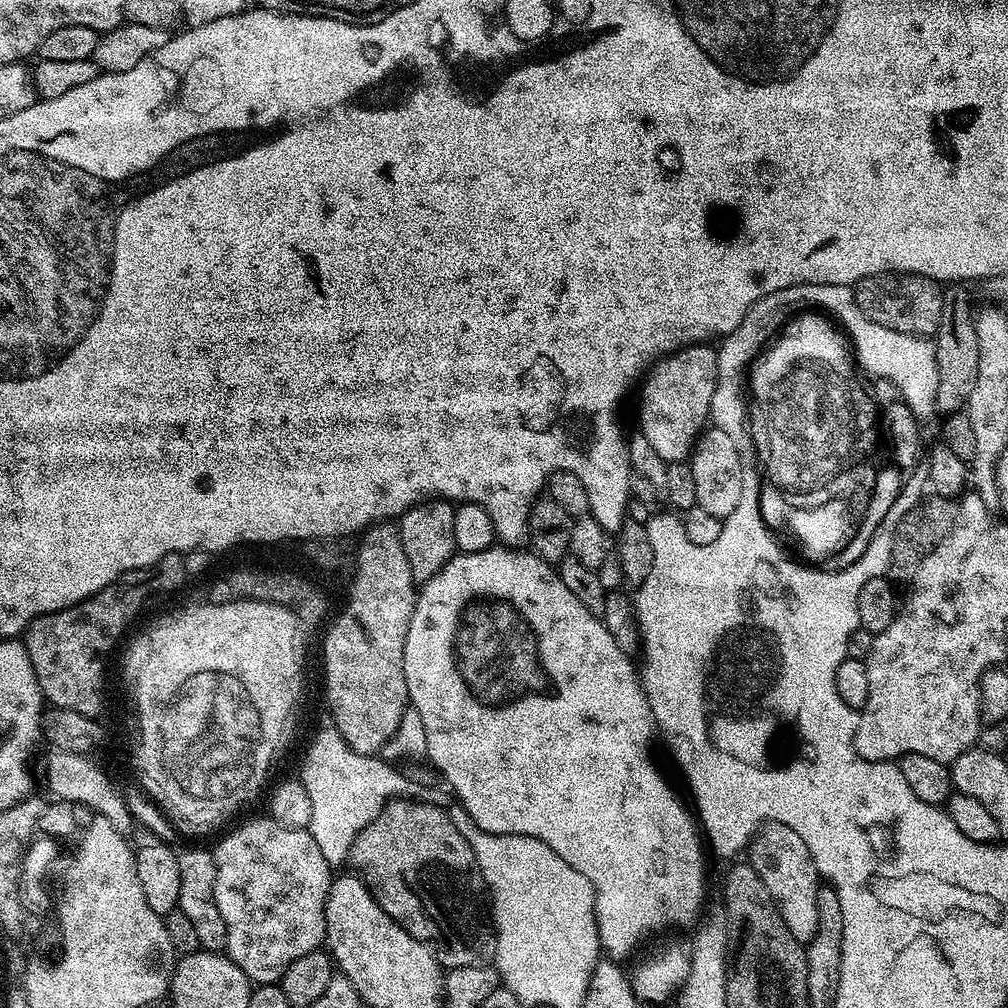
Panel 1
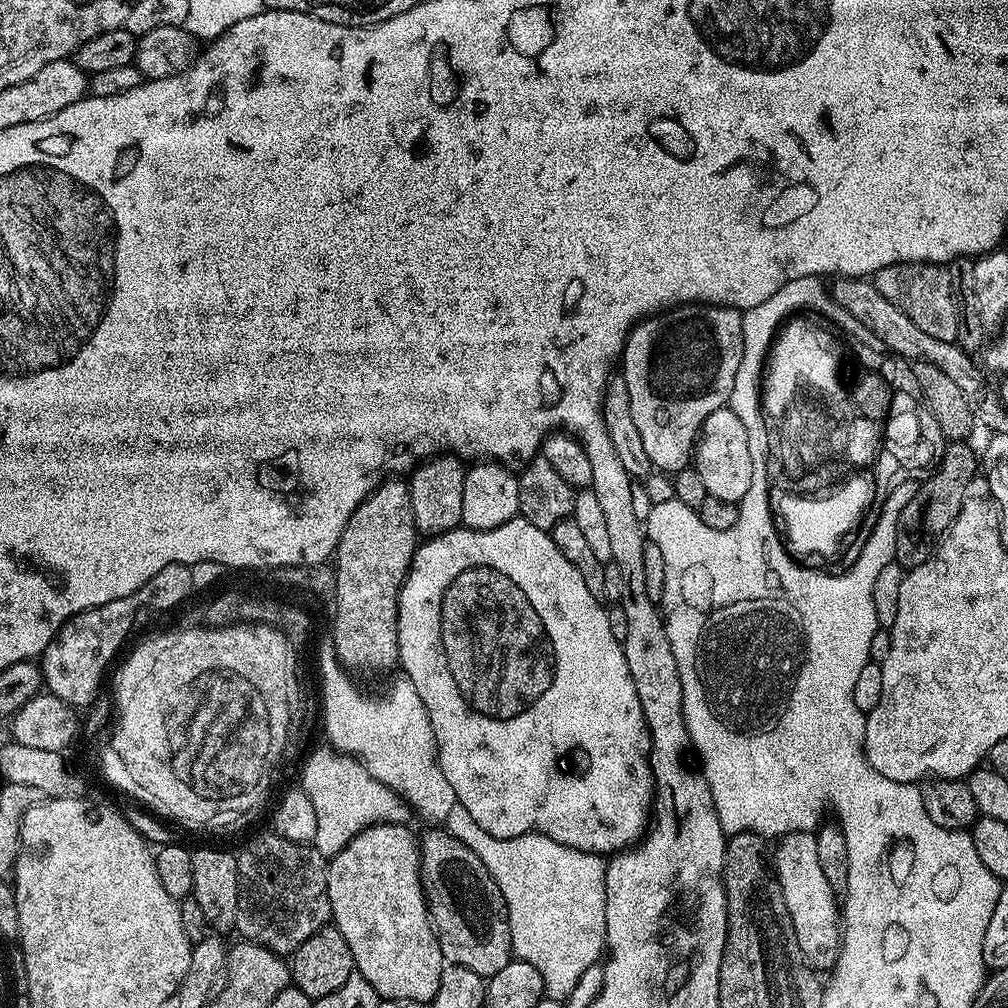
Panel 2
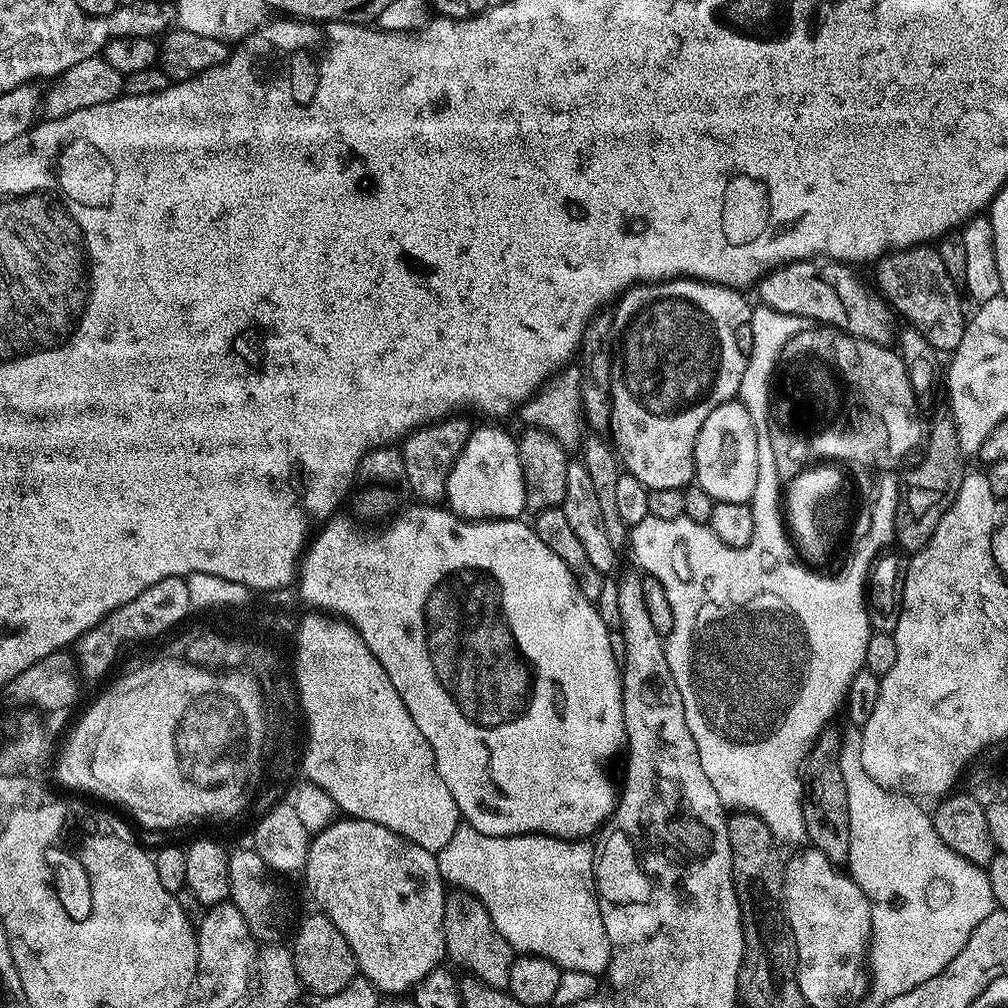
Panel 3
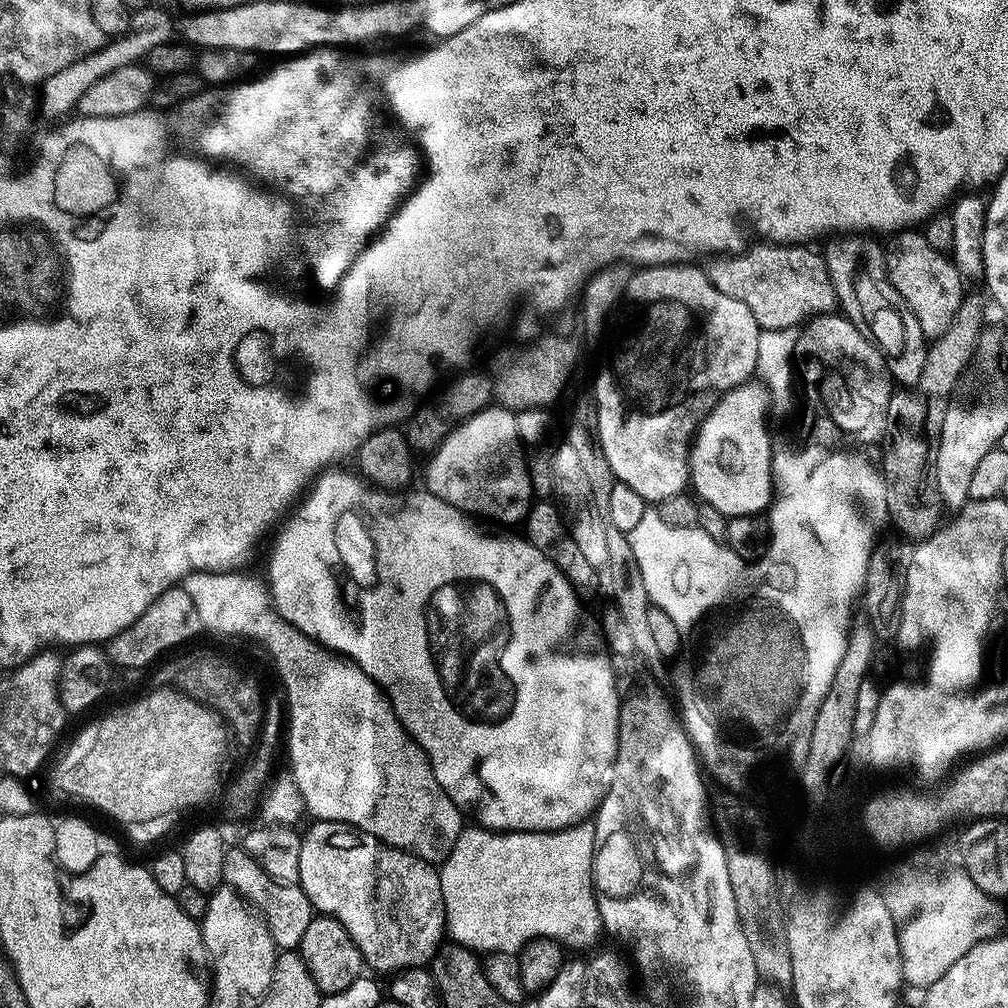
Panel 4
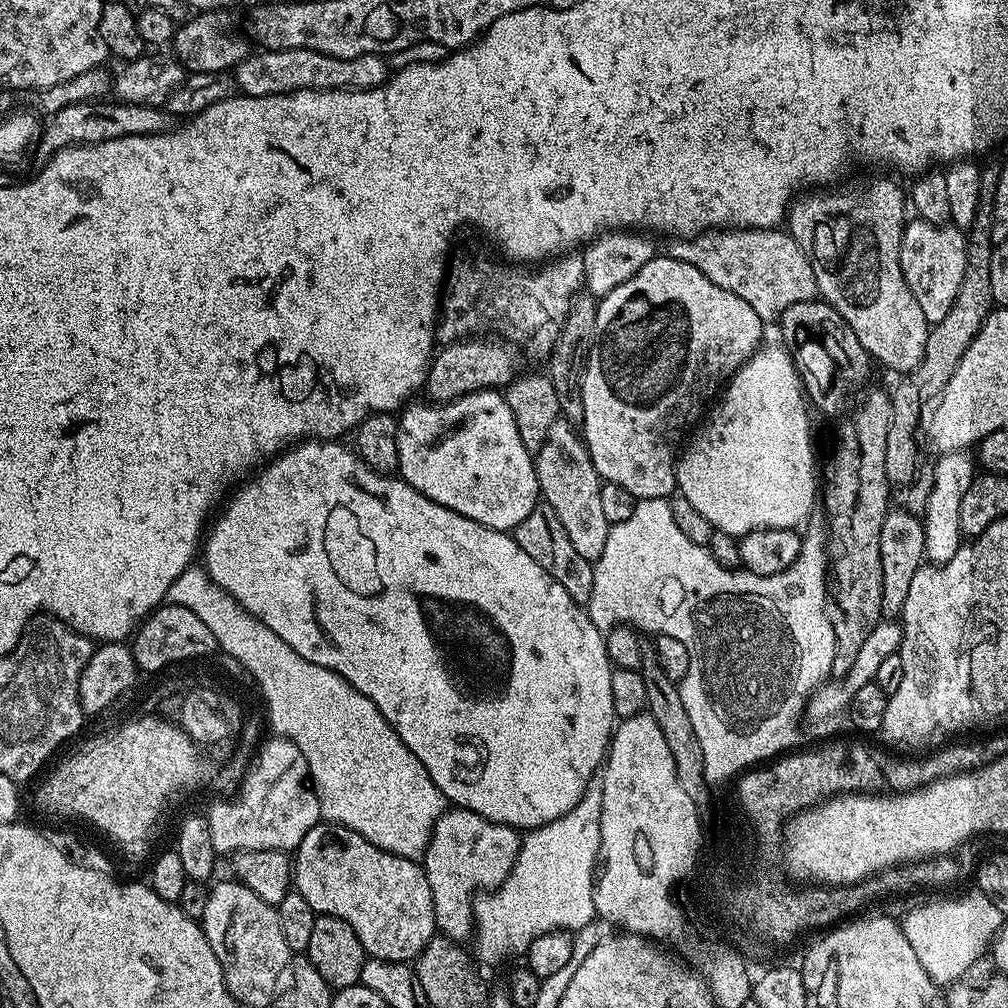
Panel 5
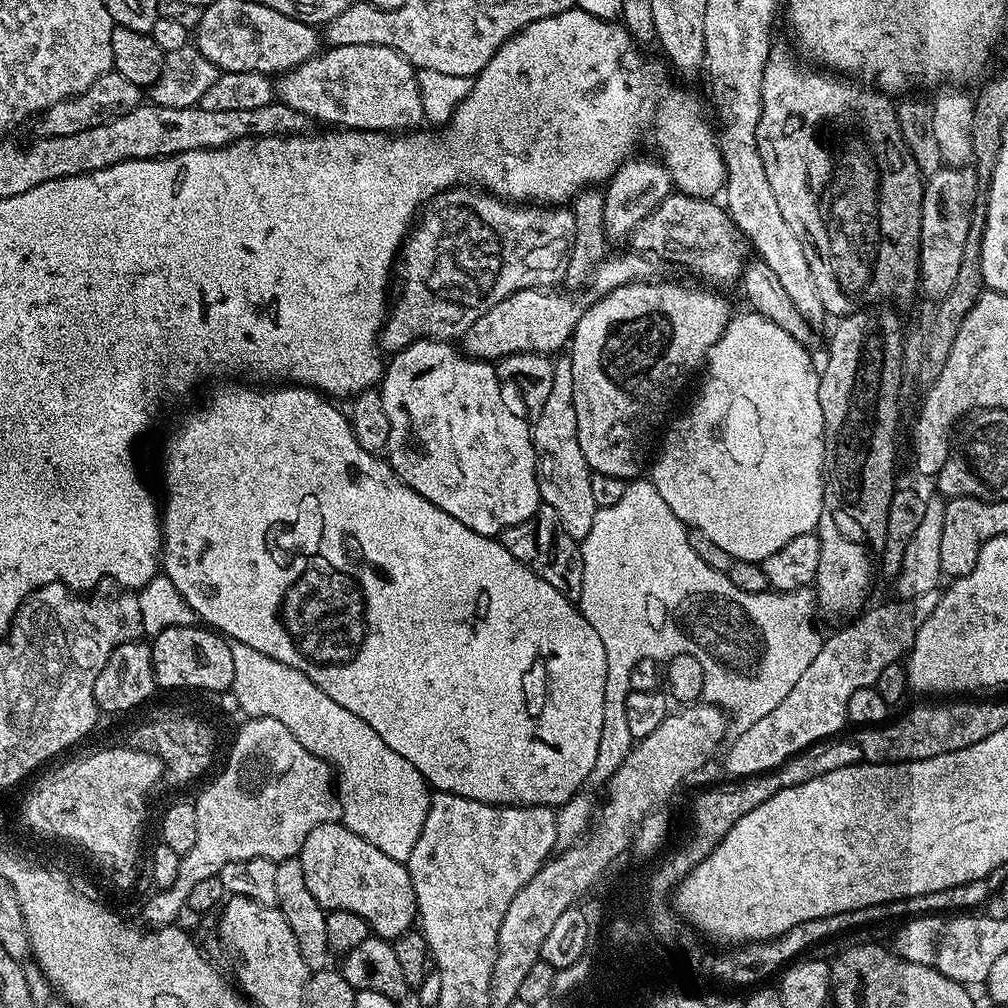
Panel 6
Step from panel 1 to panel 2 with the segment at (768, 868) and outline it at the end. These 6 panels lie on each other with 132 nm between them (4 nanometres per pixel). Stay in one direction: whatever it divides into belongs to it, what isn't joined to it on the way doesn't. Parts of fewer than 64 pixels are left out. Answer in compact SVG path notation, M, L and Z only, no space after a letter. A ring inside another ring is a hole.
M811 831L788 832L779 837L777 848L774 848L774 871L776 881L780 883L782 898L786 902L786 910L790 914L790 922L794 926L794 938L798 938L798 946L809 965L825 964L831 966L840 957L840 942L842 939L842 912L838 907L838 895L826 882L818 863L818 842Z

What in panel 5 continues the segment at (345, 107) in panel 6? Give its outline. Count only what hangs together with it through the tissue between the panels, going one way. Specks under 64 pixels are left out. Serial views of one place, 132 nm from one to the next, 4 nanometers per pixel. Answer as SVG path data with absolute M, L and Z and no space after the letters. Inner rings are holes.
M267 50L250 54L234 69L236 84L245 96L287 96L289 92L309 90L363 90L377 88L390 75L389 65L380 54L353 60L334 58L314 50Z

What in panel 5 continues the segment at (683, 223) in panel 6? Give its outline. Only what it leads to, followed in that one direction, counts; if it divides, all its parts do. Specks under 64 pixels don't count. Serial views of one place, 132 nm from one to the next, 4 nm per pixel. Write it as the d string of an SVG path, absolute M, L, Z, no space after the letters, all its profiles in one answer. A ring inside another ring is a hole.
M729 228L727 230L709 230L698 236L676 238L666 248L667 255L676 260L686 262L697 268L714 286L722 286L722 290L730 290L742 298L742 302L750 302L754 314L765 322L779 321L781 314L798 302L817 299L814 270L810 270L810 262L806 254L798 246L798 242L787 231L776 228Z

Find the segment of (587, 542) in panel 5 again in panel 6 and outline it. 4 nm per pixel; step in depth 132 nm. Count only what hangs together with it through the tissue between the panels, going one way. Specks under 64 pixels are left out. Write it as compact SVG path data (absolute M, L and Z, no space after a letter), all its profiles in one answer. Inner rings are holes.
M557 359L554 363L554 383L540 412L535 413L530 424L532 445L536 455L536 481L543 503L554 510L562 530L578 542L583 542L594 526L596 503L590 487L592 468L578 446L578 413L574 410L574 370L571 359Z

